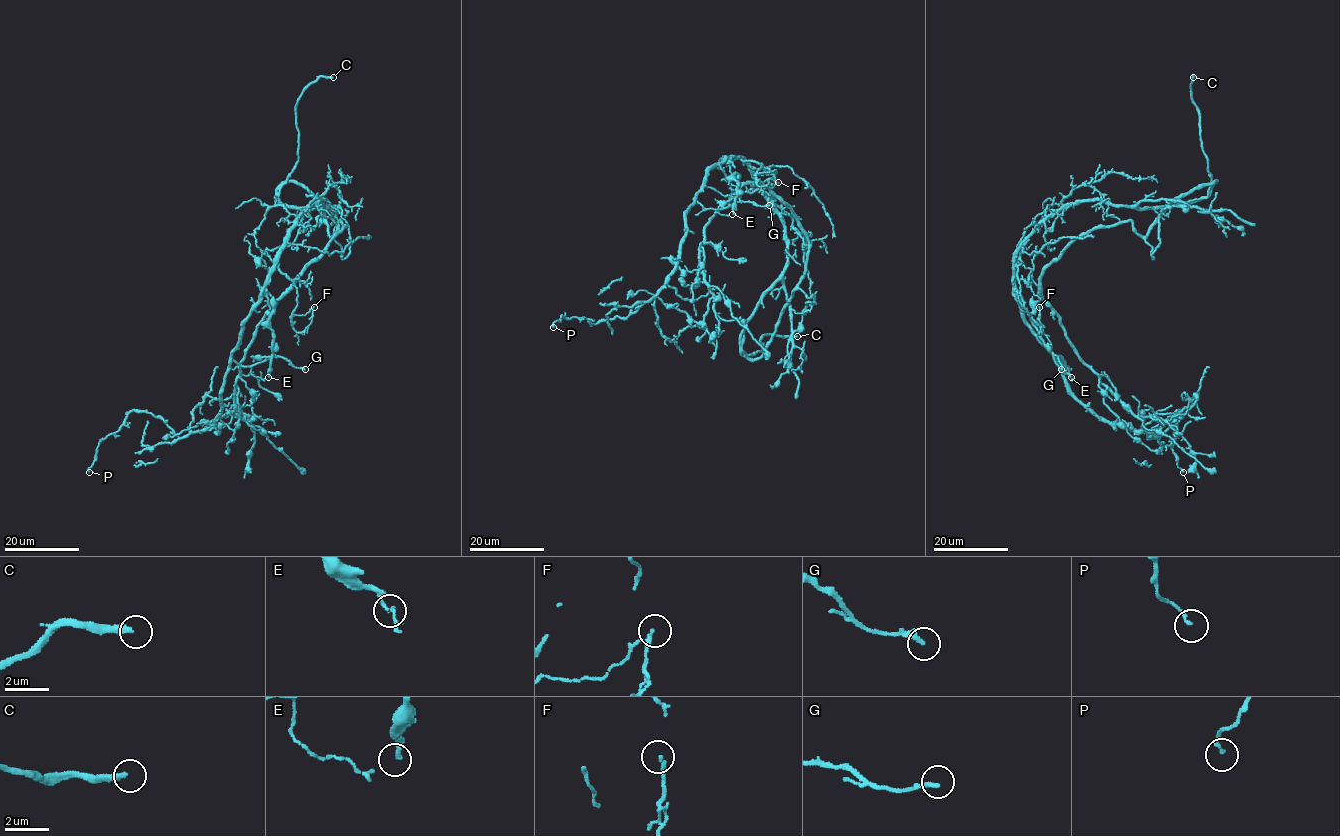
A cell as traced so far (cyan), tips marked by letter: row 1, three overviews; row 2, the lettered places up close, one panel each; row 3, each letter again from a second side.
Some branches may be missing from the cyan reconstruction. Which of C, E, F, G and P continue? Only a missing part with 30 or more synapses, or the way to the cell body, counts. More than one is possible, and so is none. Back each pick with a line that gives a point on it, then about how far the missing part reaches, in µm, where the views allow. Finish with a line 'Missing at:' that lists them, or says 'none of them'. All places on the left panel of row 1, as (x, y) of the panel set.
C: Place: (333, 77). Missing length about 30 µm
E: Place: (268, 377). Missing length about 70 µm
Missing at: C, E

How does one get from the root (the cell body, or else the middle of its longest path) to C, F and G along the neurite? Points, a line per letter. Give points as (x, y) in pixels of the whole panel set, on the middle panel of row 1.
C: (685, 231), (706, 173), (741, 158), (787, 242), (742, 350), (797, 336)
F: (685, 231), (686, 215), (706, 173), (724, 160), (740, 158), (761, 163), (756, 173), (759, 186), (778, 182)
G: (685, 231), (686, 215), (694, 199), (705, 208), (724, 208), (736, 202), (769, 205)

